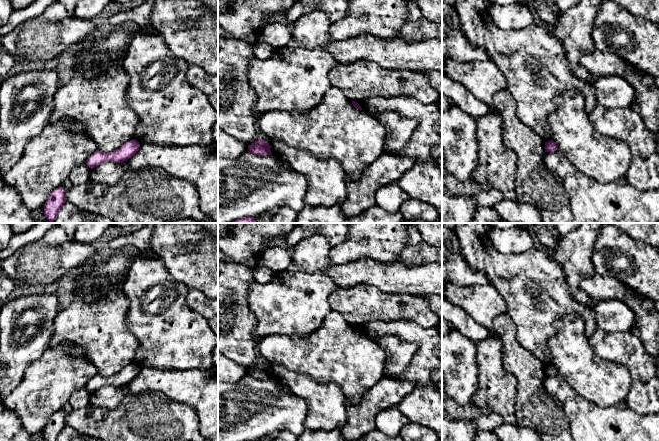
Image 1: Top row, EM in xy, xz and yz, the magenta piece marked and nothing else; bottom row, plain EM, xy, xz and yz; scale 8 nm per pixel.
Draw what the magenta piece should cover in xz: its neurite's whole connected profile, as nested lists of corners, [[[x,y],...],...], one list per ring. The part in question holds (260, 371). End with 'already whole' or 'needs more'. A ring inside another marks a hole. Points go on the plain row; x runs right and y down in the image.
[[[260,362],[253,368],[249,369],[248,374],[260,380],[272,379],[268,365]]] | already whole

